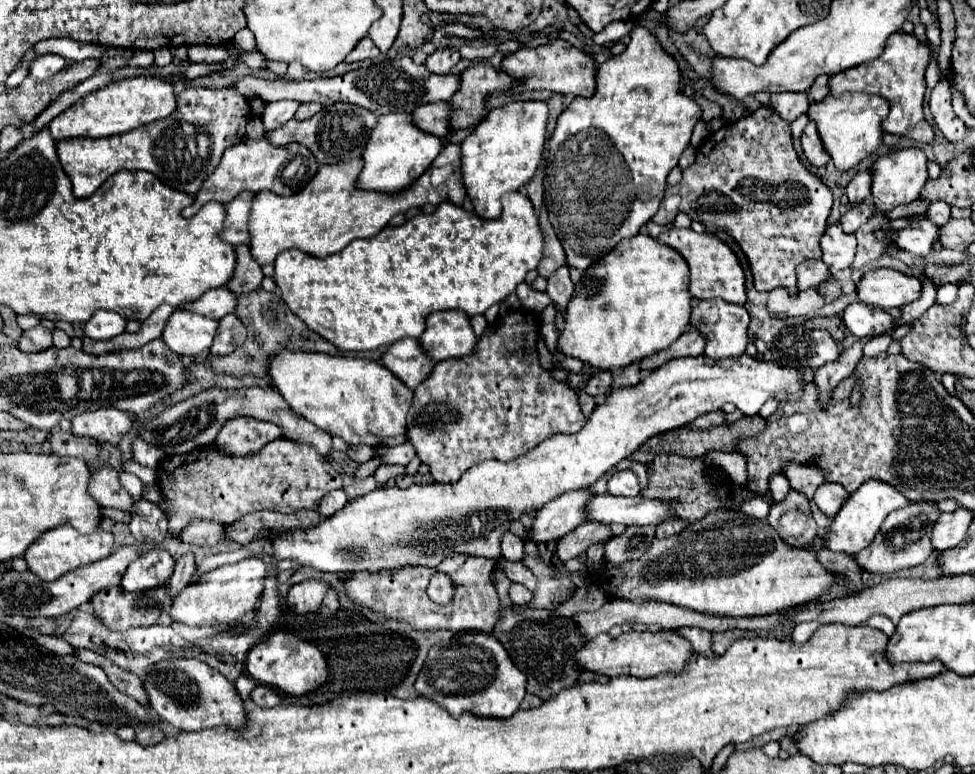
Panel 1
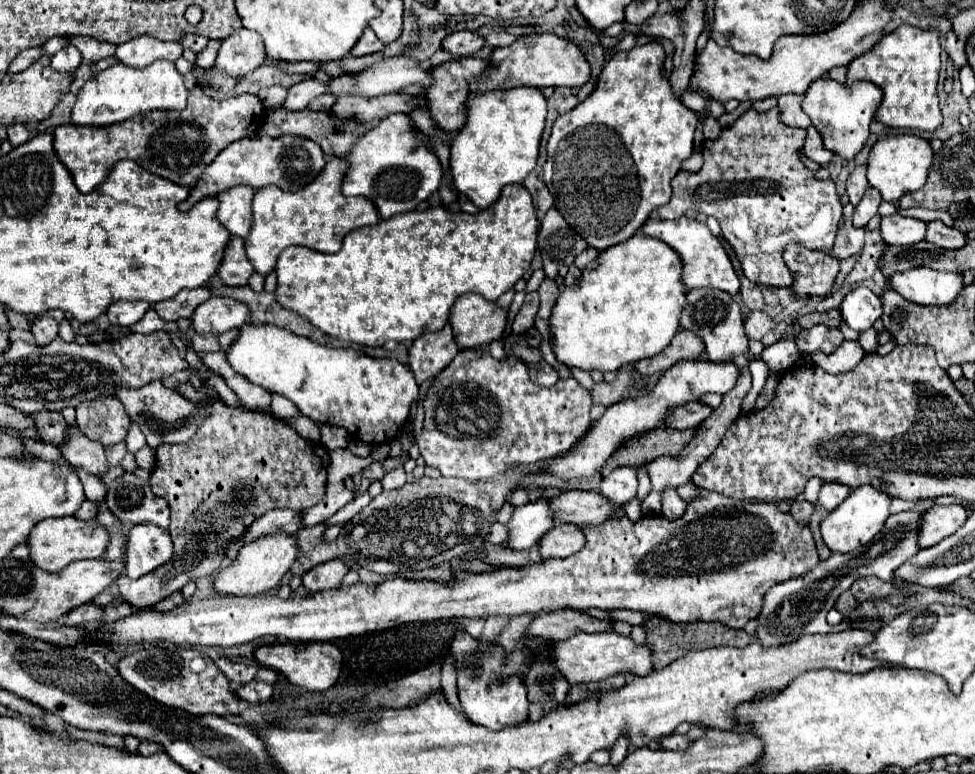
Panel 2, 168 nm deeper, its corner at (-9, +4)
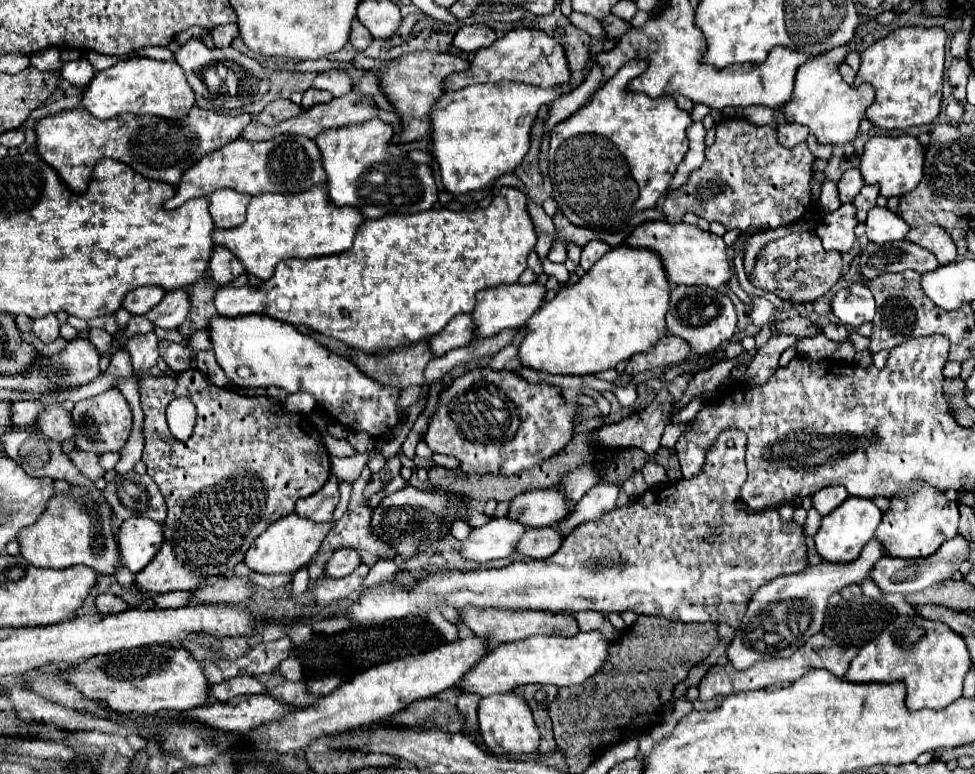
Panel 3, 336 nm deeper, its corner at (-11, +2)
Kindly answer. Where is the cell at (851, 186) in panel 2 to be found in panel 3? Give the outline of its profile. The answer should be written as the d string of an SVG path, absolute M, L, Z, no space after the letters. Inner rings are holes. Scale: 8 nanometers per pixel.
M848 169L842 179L838 181L838 191L840 191L840 201L842 203L852 203L854 197L860 193L864 187L864 179L860 169Z

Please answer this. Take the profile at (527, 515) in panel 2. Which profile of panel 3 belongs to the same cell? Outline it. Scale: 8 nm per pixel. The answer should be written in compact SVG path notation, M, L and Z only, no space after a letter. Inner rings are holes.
M508 515L504 517L494 517L490 519L484 527L476 529L470 533L468 541L462 543L462 557L484 563L500 557L510 557L516 553L518 541L526 533L526 525L510 519Z

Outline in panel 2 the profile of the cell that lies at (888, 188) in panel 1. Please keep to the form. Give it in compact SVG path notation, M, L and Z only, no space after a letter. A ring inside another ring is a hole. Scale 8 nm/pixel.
M888 135L874 143L868 155L868 183L882 193L884 201L898 201L904 193L924 187L928 169L932 165L932 147L926 139L916 135Z

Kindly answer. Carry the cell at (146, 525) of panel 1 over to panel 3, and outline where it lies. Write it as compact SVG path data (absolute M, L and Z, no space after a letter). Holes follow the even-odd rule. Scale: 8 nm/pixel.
M136 471L116 475L114 481L106 485L104 497L120 521L148 517L156 523L164 523L166 519L164 497L148 475L138 475Z

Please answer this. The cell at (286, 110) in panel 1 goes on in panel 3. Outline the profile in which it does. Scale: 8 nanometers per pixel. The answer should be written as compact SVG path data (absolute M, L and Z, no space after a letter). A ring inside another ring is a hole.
M332 69L326 73L318 73L316 79L312 81L314 89L324 89L328 93L332 93L334 97L342 97L352 89L352 81L350 75L342 69Z

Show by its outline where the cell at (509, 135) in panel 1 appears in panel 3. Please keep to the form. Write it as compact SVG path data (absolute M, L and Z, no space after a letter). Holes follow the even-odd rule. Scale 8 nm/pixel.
M514 81L482 83L468 89L446 93L430 113L432 119L432 155L436 157L442 173L442 183L450 193L470 193L488 189L498 177L514 173L530 151L530 131L544 103L554 101L554 89L540 89Z

